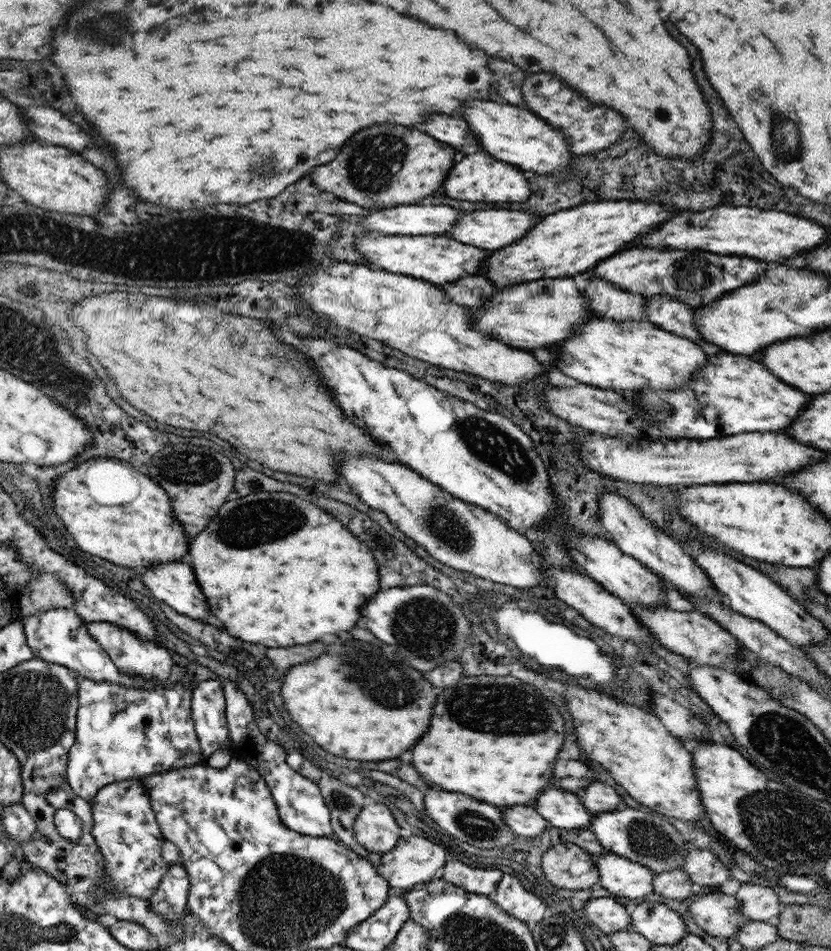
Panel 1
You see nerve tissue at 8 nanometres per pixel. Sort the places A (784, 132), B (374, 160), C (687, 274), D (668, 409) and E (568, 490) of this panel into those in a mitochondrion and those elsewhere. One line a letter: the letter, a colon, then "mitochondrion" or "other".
A: mitochondrion
B: mitochondrion
C: mitochondrion
D: mitochondrion
E: other

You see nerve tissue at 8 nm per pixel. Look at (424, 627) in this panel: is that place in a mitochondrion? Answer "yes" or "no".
yes

